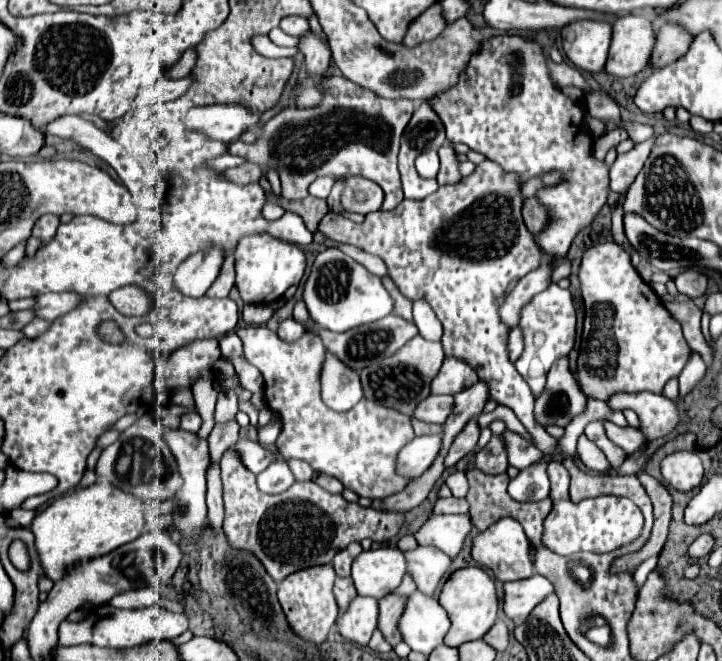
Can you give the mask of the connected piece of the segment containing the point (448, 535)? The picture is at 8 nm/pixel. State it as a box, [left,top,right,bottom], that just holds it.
[415,514,471,556]

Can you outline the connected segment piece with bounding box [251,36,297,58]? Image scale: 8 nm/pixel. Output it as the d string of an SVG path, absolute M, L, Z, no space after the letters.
M253 36L251 44L255 52L259 52L265 58L281 58L281 56L293 56L297 48L281 48L269 40L269 36Z

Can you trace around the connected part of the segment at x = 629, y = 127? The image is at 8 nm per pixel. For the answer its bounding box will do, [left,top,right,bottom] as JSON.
[621,122,653,144]

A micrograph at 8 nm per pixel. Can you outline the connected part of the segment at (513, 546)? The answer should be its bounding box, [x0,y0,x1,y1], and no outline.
[471,518,533,582]

